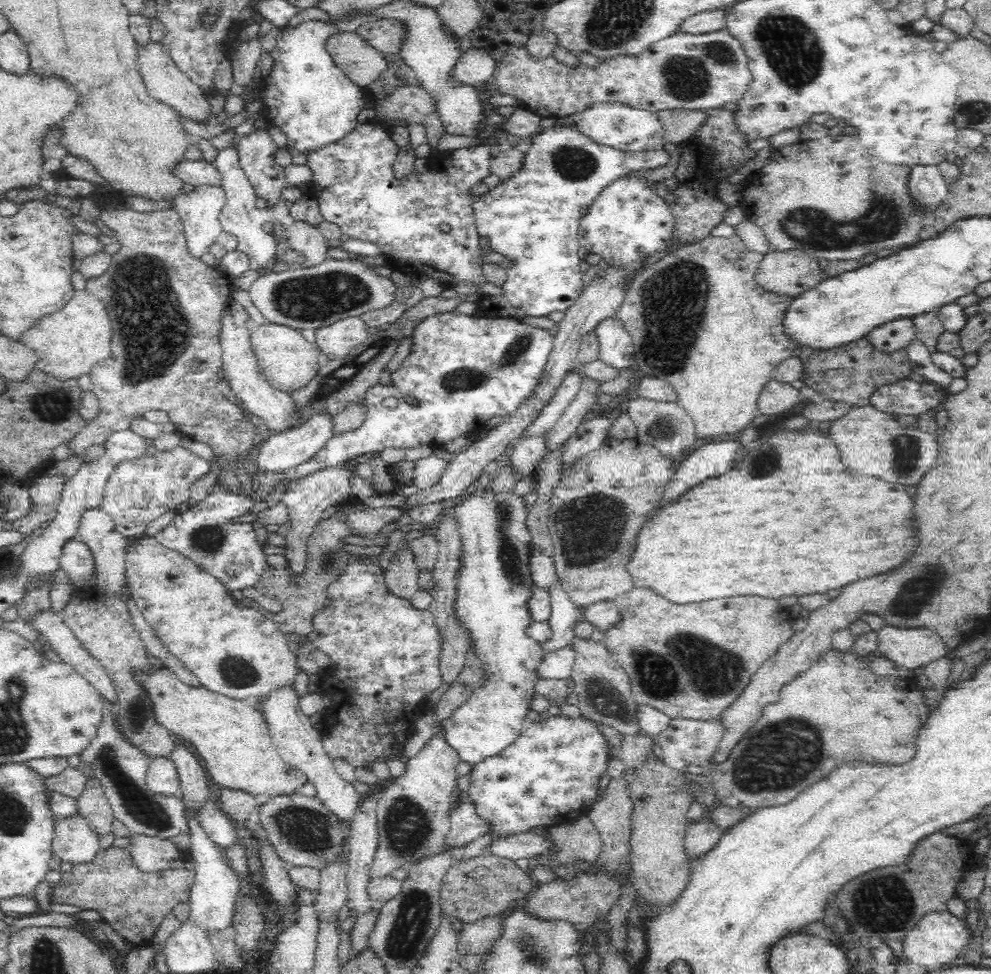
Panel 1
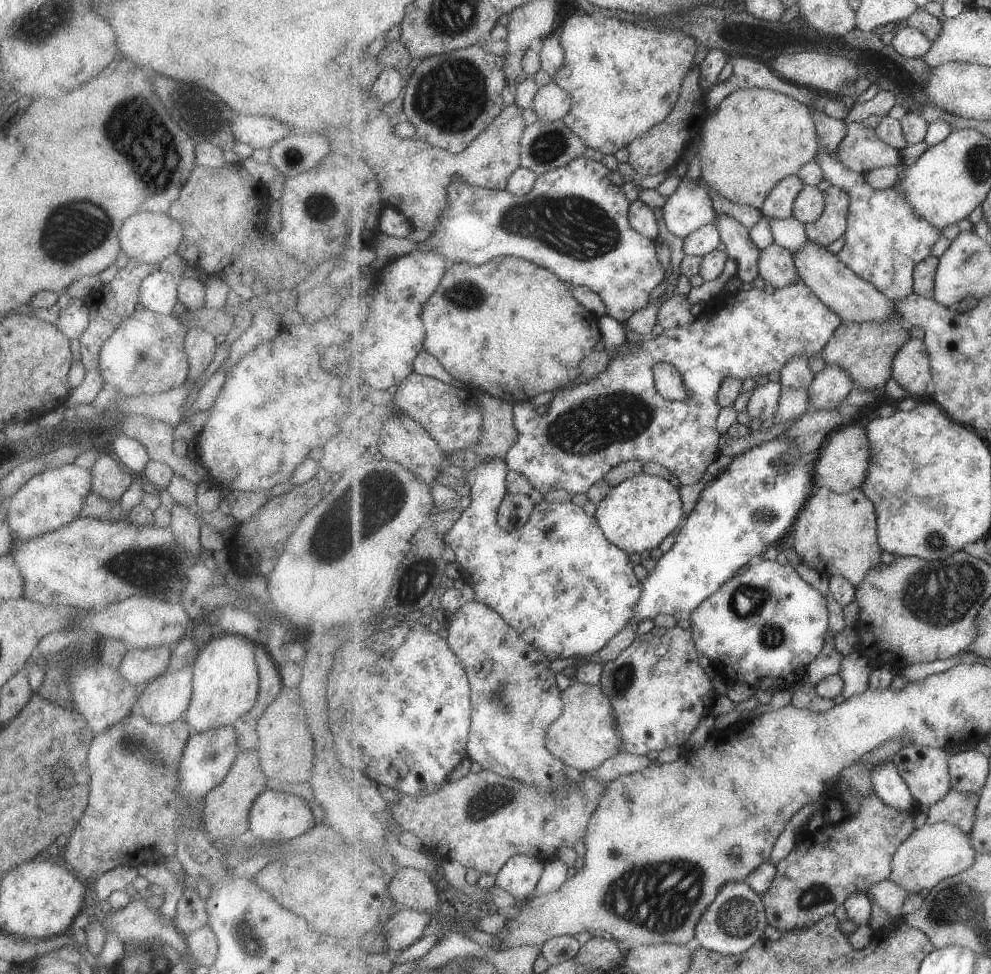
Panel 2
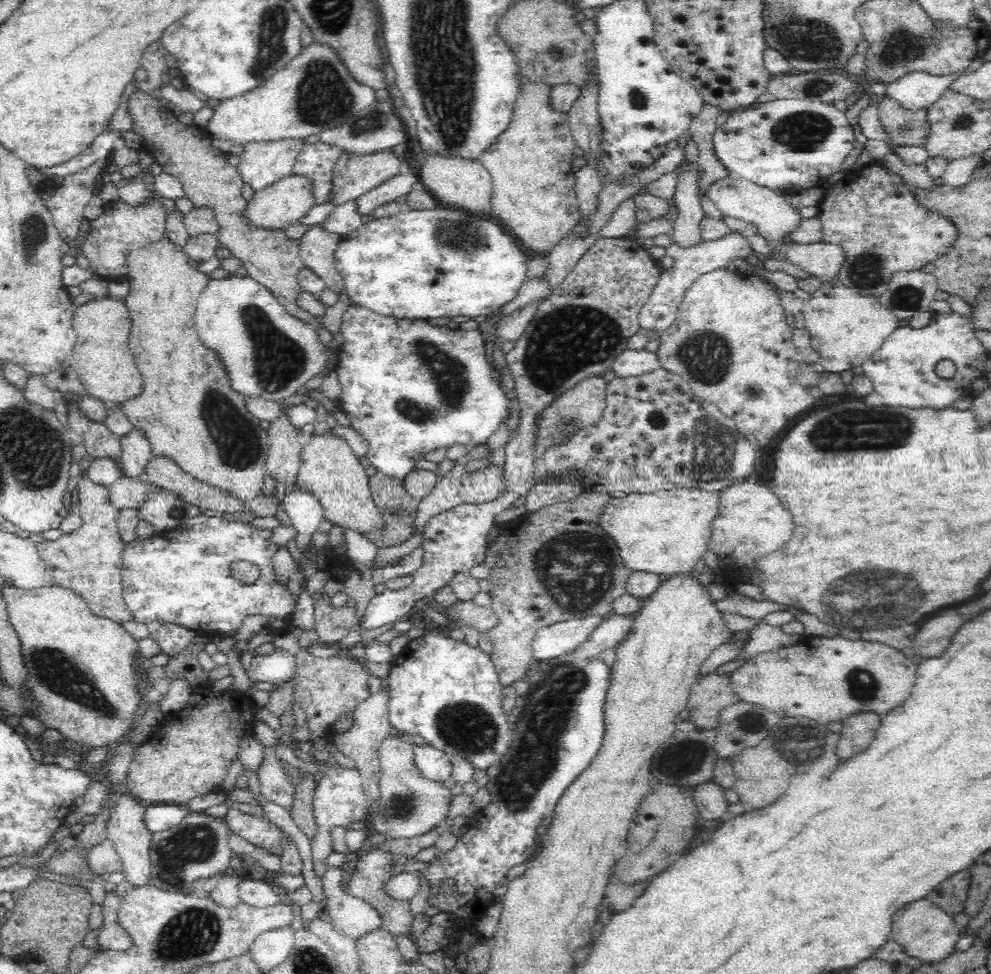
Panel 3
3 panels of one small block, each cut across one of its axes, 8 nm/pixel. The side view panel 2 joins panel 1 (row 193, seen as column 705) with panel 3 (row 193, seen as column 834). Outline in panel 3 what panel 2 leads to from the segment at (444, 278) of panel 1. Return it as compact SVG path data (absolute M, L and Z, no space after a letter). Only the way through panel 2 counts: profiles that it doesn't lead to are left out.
M322 141L303 145L291 174L302 176L311 182L313 204L324 204L332 200L332 174L343 152L340 146L331 146Z

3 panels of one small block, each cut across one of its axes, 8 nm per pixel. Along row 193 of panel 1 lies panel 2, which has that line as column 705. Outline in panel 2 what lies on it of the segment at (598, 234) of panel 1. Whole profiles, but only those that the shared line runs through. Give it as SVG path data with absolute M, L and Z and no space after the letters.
M760 559L725 582L688 617L698 653L722 666L727 682L745 682L756 691L774 692L793 689L805 676L807 666L821 654L830 628L828 603L828 597L811 586L793 566Z

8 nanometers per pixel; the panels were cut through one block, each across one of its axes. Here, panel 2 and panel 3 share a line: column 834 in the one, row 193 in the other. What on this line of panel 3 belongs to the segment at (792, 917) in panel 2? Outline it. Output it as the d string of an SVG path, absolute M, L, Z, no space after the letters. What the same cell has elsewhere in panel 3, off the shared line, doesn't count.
M874 160L851 170L834 186L825 188L817 205L817 218L823 230L822 240L837 244L844 251L845 261L836 280L862 296L879 298L896 273L921 270L926 264L932 264L948 250L952 250L958 240L958 227L946 215L924 207L906 183L898 174Z

